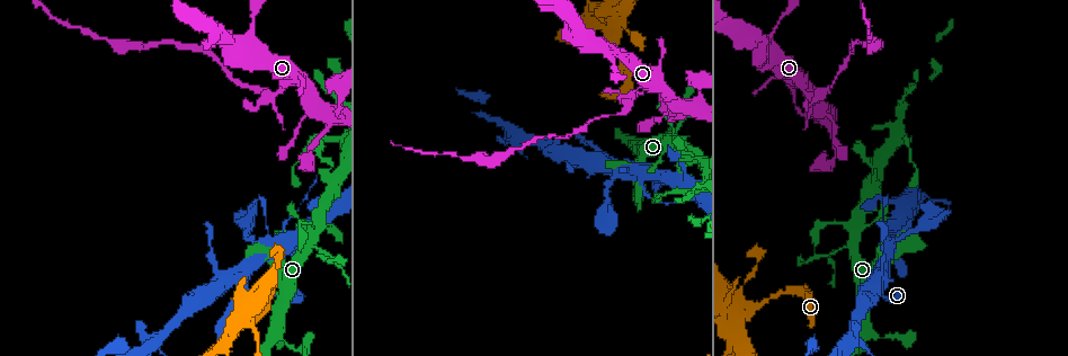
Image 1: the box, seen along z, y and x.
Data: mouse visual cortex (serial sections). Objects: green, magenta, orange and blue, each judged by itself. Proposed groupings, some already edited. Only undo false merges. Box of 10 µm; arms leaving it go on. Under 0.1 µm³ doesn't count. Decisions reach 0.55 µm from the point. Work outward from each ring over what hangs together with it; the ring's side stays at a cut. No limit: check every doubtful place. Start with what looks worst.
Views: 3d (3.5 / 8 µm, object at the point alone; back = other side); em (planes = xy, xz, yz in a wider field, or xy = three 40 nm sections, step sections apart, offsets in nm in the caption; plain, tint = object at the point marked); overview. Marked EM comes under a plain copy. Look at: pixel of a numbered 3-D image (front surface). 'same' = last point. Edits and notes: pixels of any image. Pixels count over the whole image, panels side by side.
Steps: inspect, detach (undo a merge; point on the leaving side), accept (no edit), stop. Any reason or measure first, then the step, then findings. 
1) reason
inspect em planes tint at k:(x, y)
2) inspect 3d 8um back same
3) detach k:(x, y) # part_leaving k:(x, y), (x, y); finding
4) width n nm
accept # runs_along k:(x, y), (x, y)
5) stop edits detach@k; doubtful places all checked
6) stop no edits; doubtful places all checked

three arms meet
inspect 3d 8um at 1:(847, 244)

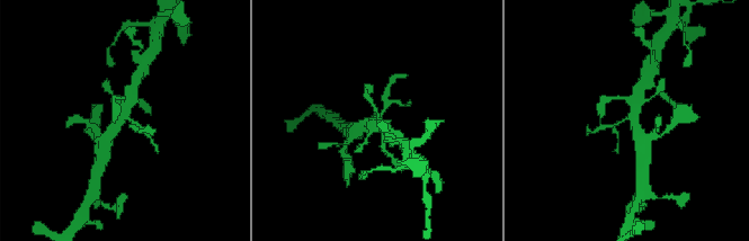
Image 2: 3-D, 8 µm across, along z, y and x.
inspect 3d 3.5um same

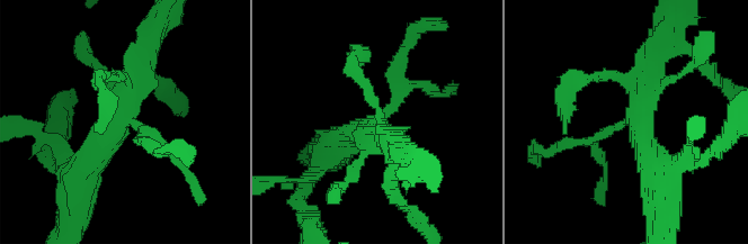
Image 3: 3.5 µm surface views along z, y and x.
inspect em planes tint at 3:(130, 119)

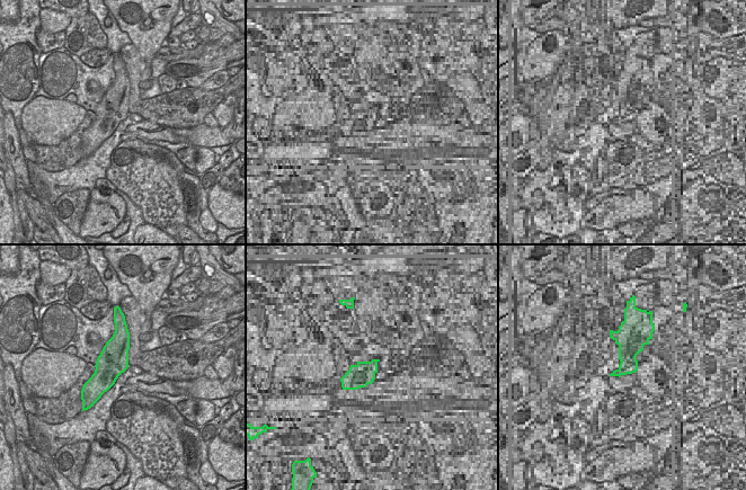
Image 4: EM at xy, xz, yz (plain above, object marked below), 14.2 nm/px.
width 420 nm
accept # runs_along 3:(340, 142), (400, 96), (400, 56); all the same cell

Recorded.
sudden change in width
inspect 3d 3.5um at 1:(829, 88)

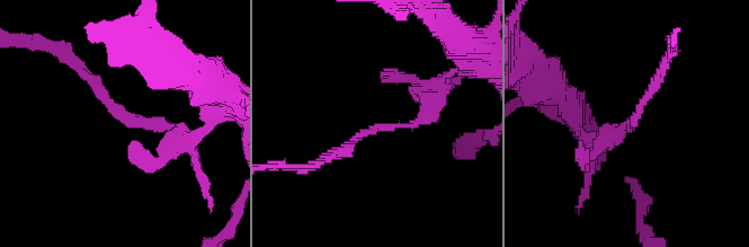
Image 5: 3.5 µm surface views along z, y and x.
arm_widths 100, 300 nm
detach 5:(348, 149) # part_leaving 5:(366, 133), (311, 168), (286, 168); two cells meet here

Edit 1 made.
two arms in line, one across
inspect 3d 8um at 1:(613, 38)

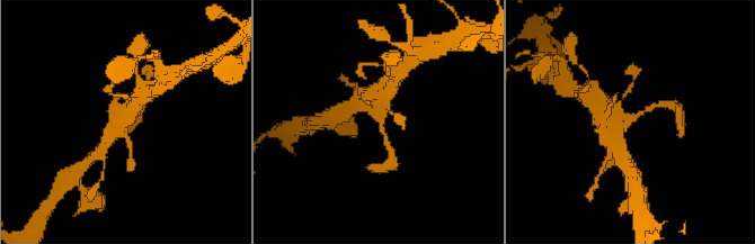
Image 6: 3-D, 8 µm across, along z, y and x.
inspect em planes tint same

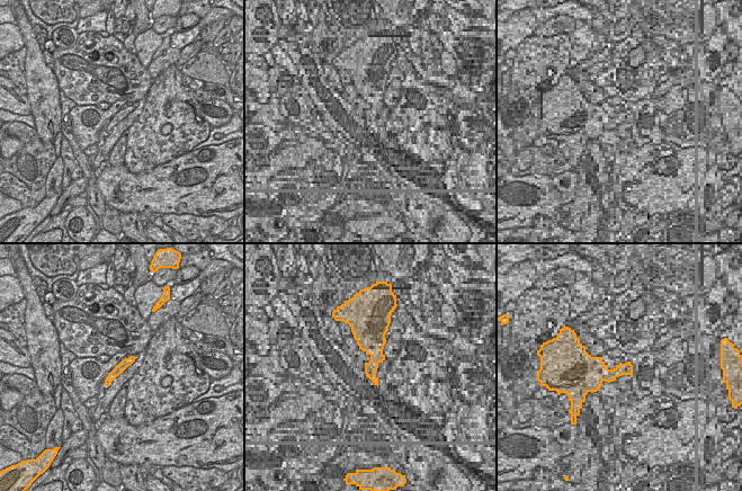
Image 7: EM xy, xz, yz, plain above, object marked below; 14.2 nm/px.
accept # all the same cell

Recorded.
inspect 3d 8um at 1:(281, 330)

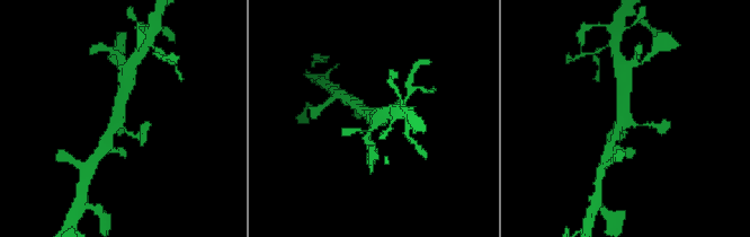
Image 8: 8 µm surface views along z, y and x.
need the tissue
inspect em planes tint same

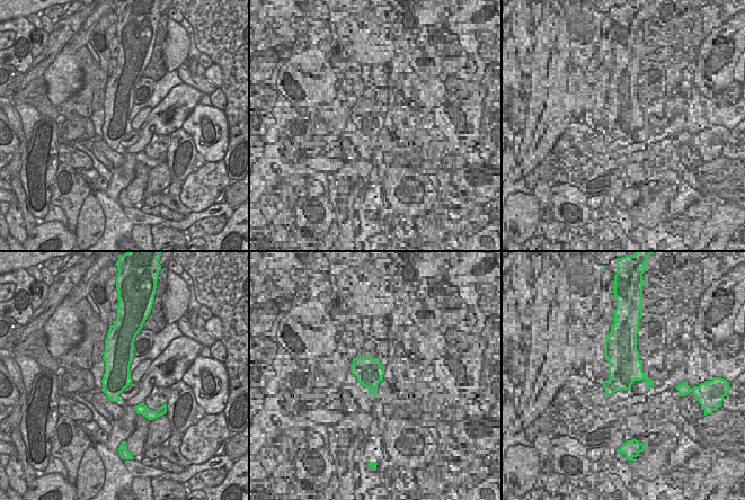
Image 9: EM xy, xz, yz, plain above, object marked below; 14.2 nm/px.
accept # runs_along 8:(125, 89), (118, 121), (100, 142); one cell here

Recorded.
stop edits detach@5; doubtful places all checked

